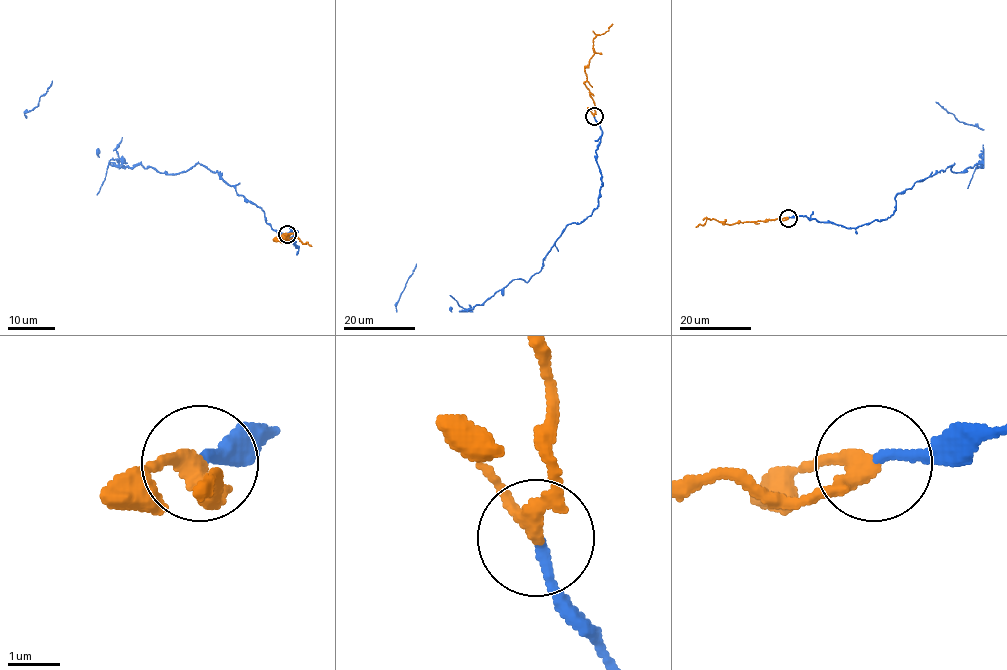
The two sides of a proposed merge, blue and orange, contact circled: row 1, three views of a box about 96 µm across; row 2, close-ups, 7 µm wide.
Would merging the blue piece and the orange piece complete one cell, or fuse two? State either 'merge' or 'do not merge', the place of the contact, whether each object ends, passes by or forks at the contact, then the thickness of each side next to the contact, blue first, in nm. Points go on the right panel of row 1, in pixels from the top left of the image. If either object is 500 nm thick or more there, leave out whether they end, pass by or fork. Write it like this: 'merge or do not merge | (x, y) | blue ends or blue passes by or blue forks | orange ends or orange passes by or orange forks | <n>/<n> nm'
do not merge | (788, 218) | blue ends | orange passes by | 180/280 nm

